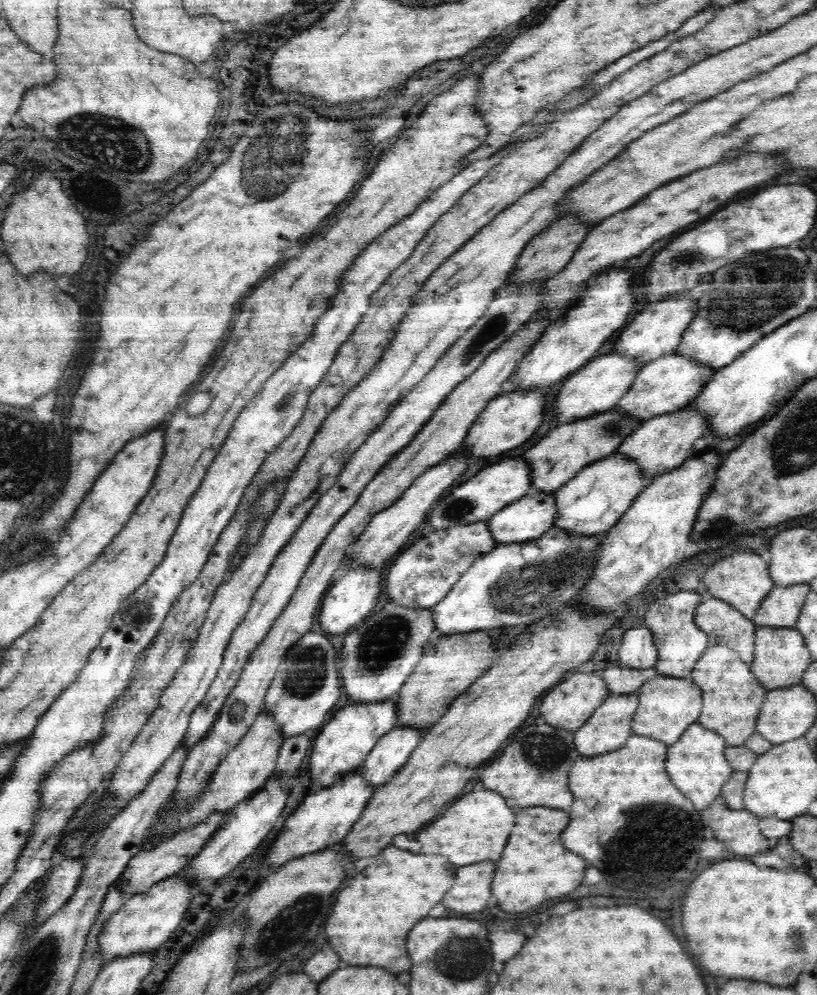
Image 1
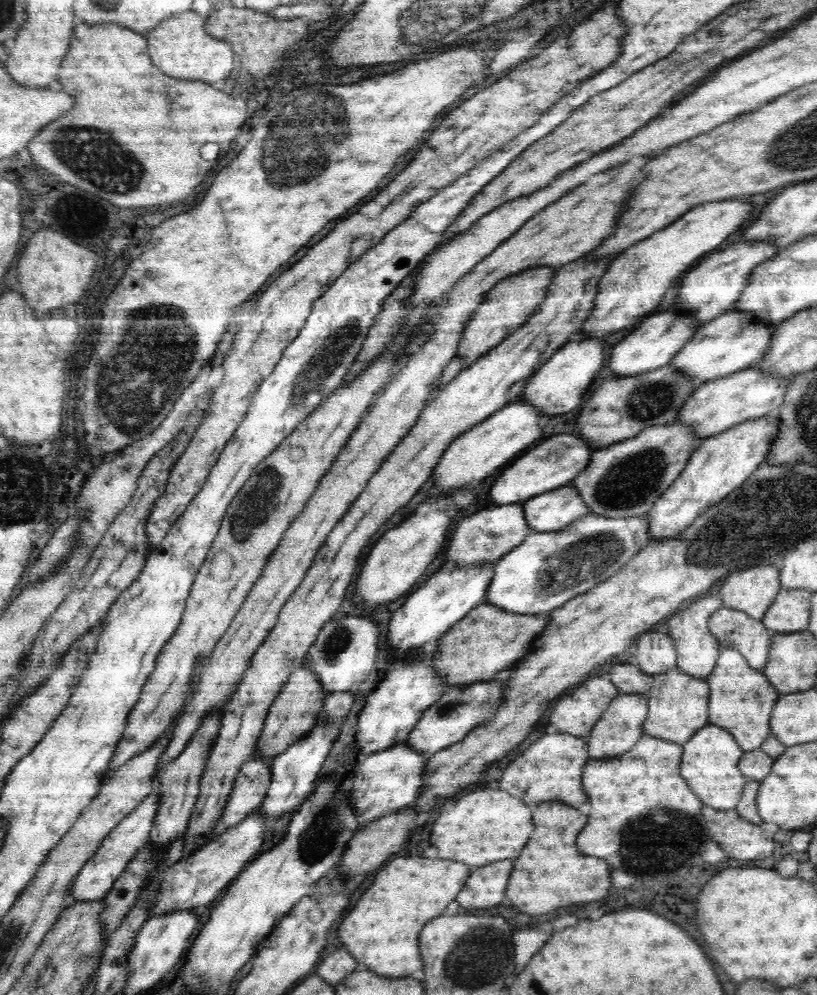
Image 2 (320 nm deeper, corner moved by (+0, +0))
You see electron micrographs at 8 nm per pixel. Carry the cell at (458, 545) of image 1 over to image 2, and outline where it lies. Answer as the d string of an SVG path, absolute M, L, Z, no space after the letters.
M523 503L509 505L496 504L490 510L476 512L470 518L460 519L456 530L452 532L453 536L447 540L449 544L447 544L445 556L448 566L445 567L463 567L469 564L483 565L484 563L495 563L502 555L512 550L515 546L518 546L531 532L533 531L528 527L528 521L526 521L526 515L524 515Z

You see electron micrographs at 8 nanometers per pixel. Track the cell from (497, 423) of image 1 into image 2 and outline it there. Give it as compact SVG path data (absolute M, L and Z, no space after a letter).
M574 337L566 344L563 344L555 353L536 371L530 378L523 394L517 399L526 401L540 413L546 415L547 420L554 420L552 416L570 412L574 408L580 409L583 403L583 396L587 394L590 386L600 370L604 368L606 352L604 352L604 339L598 337Z

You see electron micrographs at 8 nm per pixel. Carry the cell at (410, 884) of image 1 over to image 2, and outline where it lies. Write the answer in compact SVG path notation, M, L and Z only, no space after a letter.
M396 858L392 860L374 880L372 888L362 896L358 906L342 920L340 926L340 940L346 944L350 954L364 964L368 970L380 976L400 978L410 976L416 970L422 970L422 960L418 954L418 936L426 922L444 914L448 904L456 900L458 892L464 888L466 880L470 878L472 870L464 862L452 860L430 860L430 858Z

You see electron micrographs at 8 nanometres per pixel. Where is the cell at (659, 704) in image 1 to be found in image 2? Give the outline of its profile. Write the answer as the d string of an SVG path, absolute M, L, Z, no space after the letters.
M678 668L652 677L652 688L645 694L649 711L642 728L643 734L683 745L702 729L702 726L708 724L710 687L705 679L693 677Z

